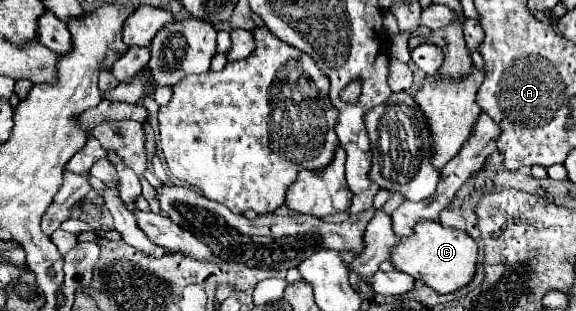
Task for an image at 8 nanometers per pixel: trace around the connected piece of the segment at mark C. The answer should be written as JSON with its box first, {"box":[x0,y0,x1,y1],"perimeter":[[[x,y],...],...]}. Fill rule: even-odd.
{"box":[390,220,478,294],"perimeter":[[[424,220],[416,224],[412,236],[398,240],[398,246],[394,248],[390,260],[398,270],[422,280],[436,292],[450,294],[472,282],[478,266],[478,244],[462,230],[446,228],[440,222]]]}

